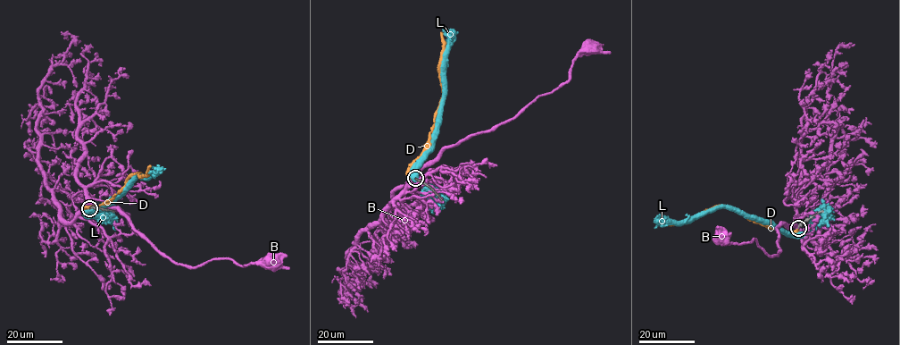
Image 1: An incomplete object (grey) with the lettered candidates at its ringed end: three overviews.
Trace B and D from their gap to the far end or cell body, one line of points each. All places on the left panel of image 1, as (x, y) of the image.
B: (87, 206), (110, 206), (123, 214), (133, 228), (178, 263), (193, 267), (213, 259), (243, 266), (271, 261)
D: (87, 207), (111, 199), (134, 173), (141, 172), (140, 177), (145, 174), (148, 165)

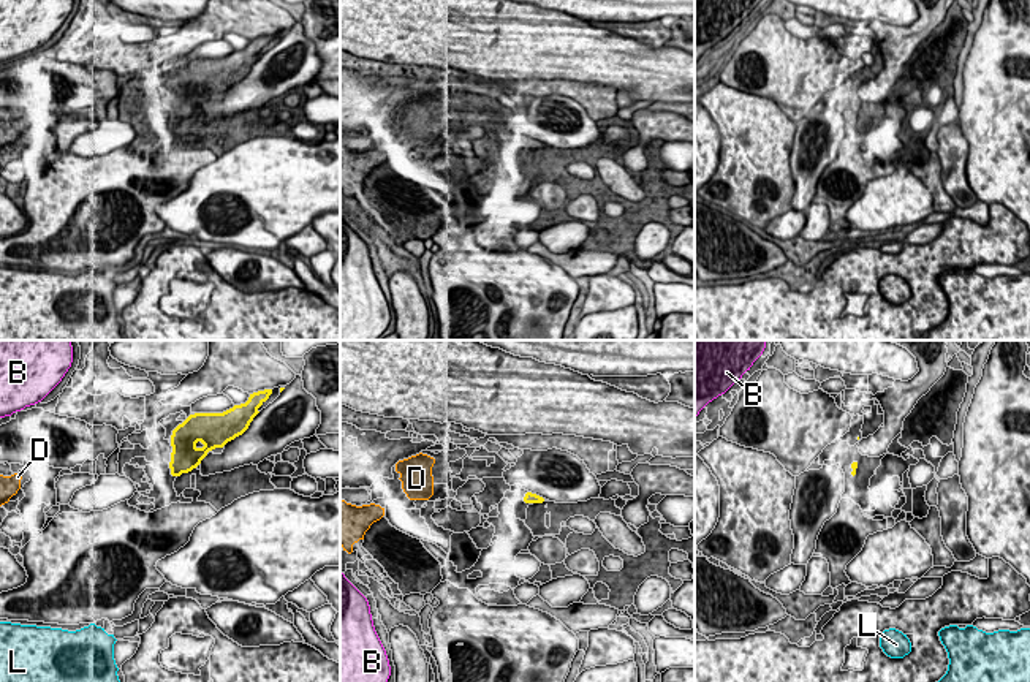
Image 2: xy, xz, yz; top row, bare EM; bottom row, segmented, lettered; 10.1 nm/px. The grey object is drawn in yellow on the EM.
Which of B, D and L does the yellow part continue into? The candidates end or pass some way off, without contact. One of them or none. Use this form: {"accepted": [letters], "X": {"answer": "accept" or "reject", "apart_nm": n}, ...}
{"accepted": ["D"], "B": {"answer": "reject", "apart_nm": 1250}, "D": {"answer": "accept", "apart_nm": 950}, "L": {"answer": "reject", "apart_nm": 1600}}

